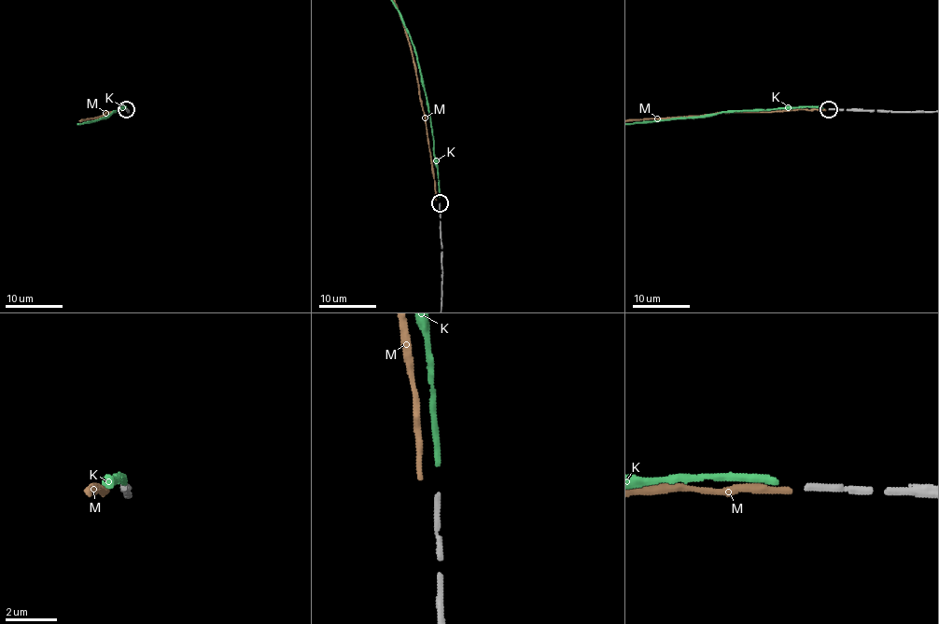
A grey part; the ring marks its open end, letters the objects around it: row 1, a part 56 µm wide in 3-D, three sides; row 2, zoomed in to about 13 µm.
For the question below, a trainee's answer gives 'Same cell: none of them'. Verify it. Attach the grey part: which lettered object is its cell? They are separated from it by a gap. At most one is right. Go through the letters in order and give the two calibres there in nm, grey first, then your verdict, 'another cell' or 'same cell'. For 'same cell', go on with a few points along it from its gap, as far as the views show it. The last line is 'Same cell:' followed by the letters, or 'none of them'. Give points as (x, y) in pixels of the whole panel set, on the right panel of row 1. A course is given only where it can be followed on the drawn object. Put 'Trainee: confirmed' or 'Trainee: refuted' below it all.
K: 260 nm thick on the grey side, 260 nm on the other; same cell
M: 260 nm thick on the grey side, 220 nm on the other; another cell
Same cell: K
Trainee: refuted

